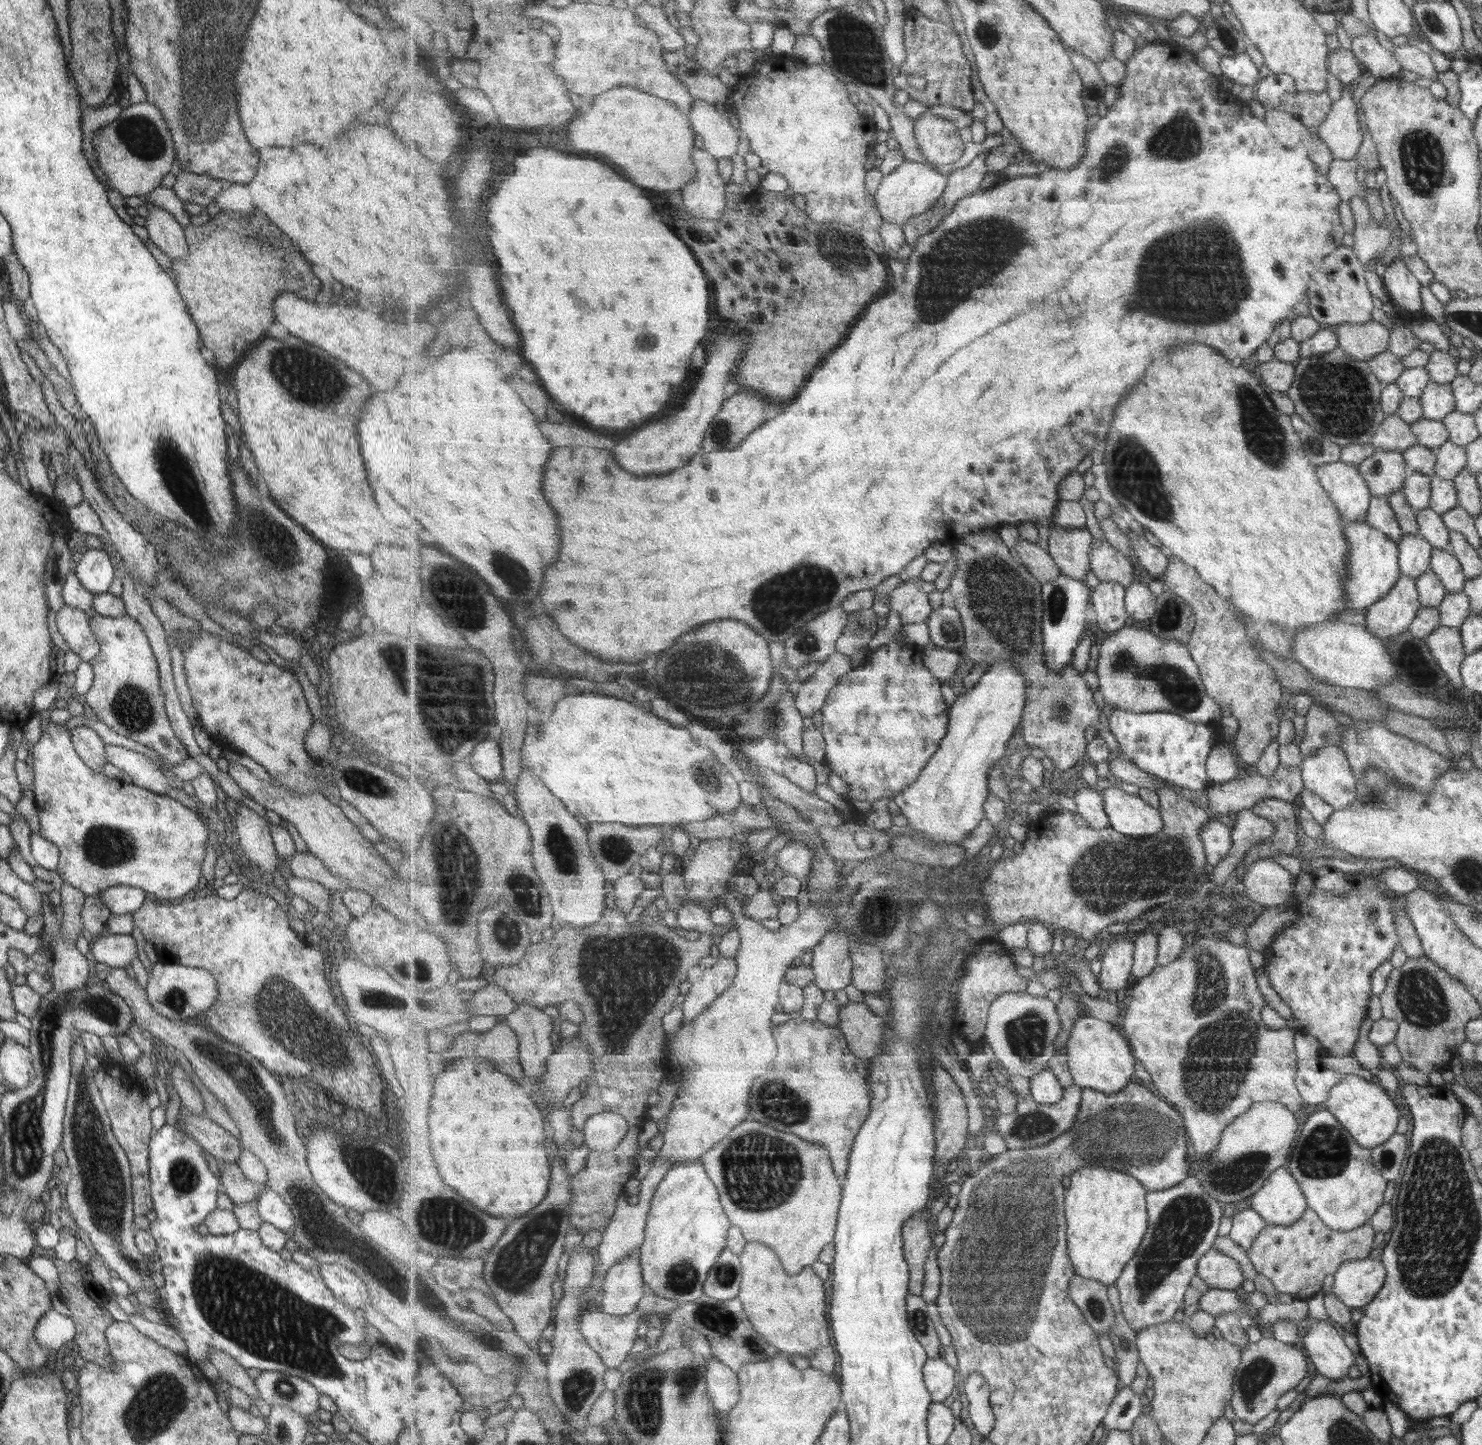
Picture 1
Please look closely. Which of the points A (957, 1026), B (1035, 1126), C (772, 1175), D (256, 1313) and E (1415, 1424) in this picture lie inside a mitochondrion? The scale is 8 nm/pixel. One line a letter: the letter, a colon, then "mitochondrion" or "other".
A: other
B: mitochondrion
C: mitochondrion
D: mitochondrion
E: other

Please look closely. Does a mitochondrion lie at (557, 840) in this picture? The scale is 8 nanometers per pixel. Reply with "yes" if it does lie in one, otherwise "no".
yes

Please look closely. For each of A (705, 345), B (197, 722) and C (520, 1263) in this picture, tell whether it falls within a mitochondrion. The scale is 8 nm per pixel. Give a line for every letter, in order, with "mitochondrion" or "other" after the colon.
A: other
B: other
C: mitochondrion

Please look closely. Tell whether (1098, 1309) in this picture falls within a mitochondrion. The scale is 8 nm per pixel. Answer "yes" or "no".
yes

